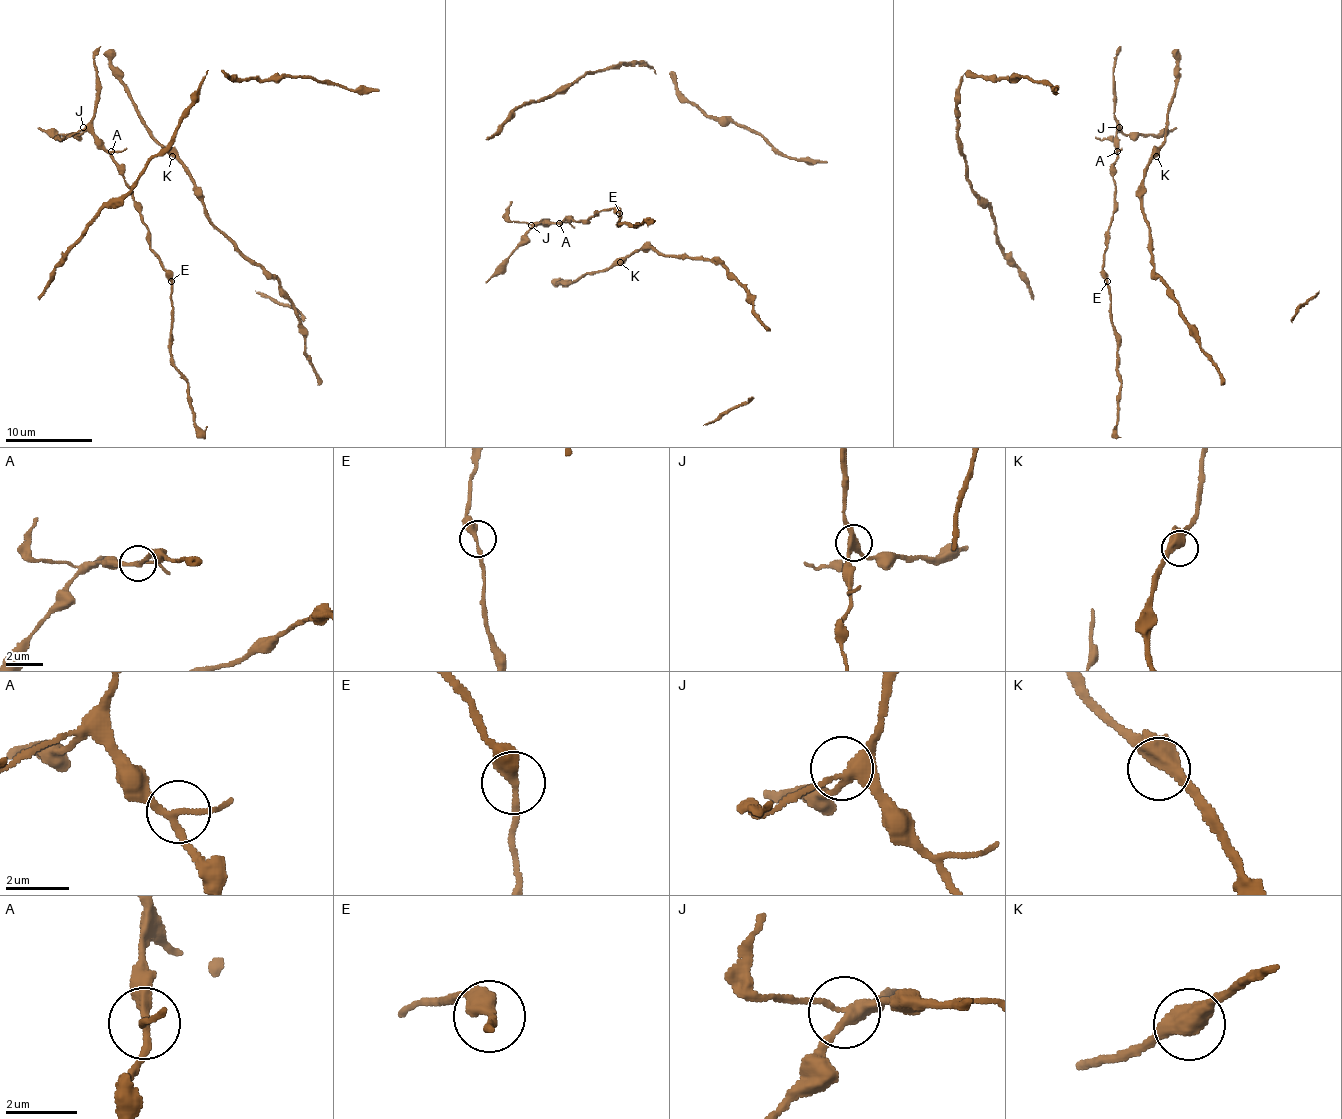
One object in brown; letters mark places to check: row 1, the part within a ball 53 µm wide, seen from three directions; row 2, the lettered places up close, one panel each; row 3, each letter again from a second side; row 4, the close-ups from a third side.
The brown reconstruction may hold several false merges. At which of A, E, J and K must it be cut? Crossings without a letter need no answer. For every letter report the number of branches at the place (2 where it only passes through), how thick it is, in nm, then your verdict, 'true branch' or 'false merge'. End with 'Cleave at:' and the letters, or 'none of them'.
A: branches 3; calibre 180 nm; true branch
E: branches 2; calibre 320 nm; true branch
J: branches 4; calibre 320 nm; true branch
K: branches 3; calibre 400 nm; true branch
Cleave at: none of them

